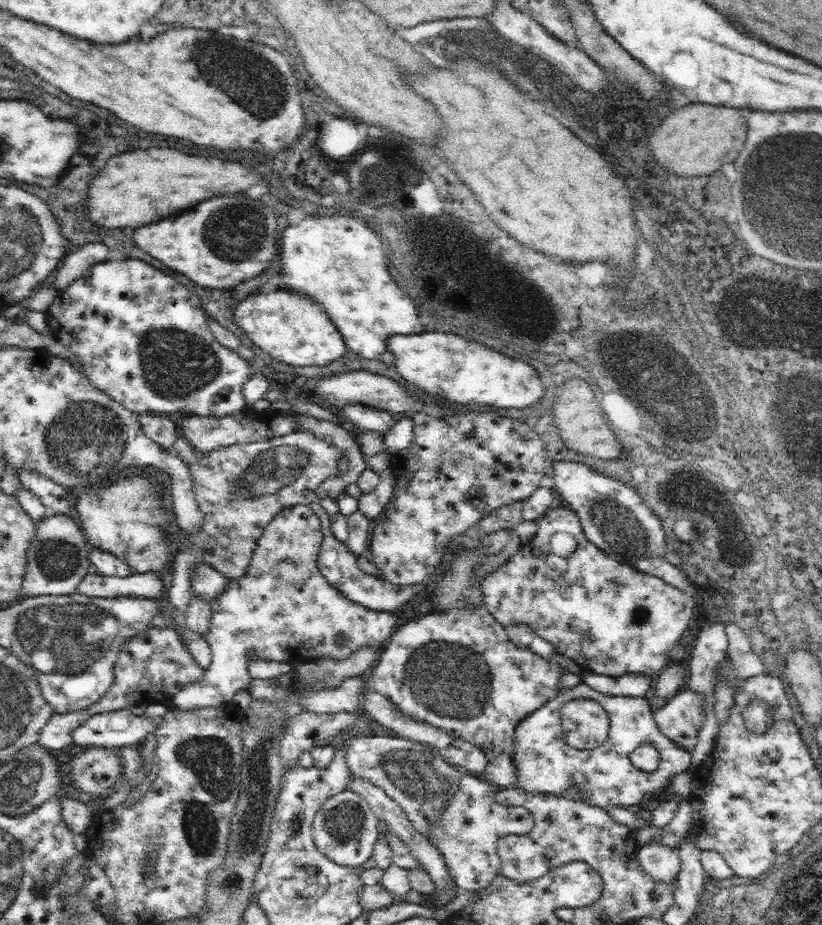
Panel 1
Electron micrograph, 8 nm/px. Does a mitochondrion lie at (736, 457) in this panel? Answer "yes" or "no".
no

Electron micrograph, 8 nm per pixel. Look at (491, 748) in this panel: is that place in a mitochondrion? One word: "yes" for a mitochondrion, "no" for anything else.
no

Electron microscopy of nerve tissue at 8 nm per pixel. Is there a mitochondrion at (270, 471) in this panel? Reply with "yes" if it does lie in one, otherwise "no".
yes

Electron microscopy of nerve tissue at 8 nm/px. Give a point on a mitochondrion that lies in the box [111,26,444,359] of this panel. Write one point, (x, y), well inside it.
(265, 93)

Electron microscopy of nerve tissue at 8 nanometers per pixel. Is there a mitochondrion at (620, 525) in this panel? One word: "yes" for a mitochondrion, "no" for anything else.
yes

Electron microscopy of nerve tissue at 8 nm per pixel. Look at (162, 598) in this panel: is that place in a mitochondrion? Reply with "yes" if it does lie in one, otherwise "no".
no

